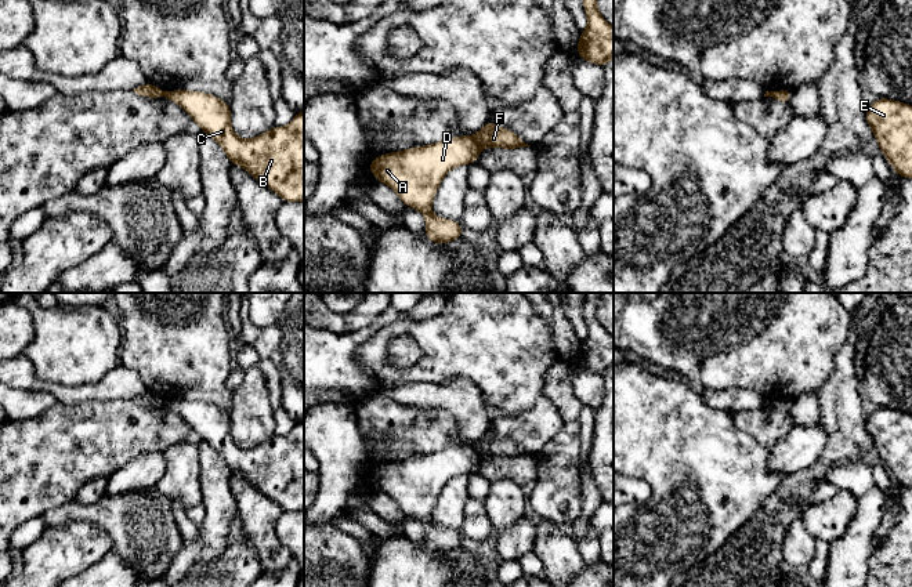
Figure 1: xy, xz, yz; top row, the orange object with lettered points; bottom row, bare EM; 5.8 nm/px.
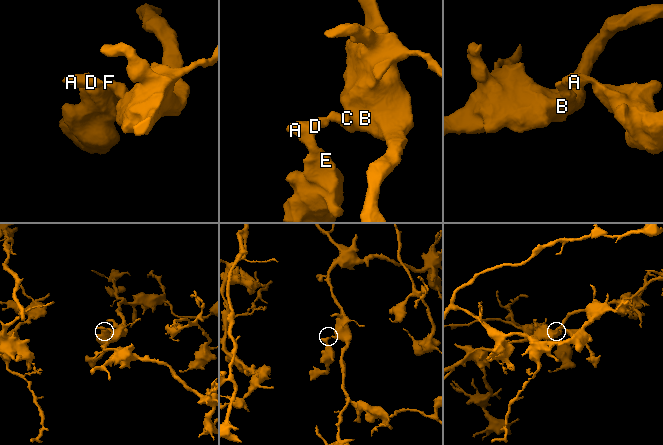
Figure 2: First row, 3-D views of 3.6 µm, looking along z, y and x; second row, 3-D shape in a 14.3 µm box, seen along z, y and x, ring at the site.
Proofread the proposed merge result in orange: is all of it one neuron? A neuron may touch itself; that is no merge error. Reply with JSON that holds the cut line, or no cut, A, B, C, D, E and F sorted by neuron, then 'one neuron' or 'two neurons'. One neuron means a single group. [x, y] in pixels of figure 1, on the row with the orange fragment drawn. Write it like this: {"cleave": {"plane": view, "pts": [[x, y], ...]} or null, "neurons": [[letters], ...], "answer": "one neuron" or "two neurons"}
{"cleave": {"plane": "xz", "pts": [[473, 137], [480, 145]]}, "neurons": [["A", "D", "E"], ["B", "C", "F"]], "answer": "two neurons"}

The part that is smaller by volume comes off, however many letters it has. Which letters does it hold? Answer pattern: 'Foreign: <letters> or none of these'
Foreign: A, D, E

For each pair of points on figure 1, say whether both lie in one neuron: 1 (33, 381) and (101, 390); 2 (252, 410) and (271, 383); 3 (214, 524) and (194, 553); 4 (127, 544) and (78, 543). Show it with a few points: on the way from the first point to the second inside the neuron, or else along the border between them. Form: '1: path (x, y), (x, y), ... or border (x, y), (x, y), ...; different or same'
1: path (50, 387), (61, 392), (84, 392); same
2: border (256, 365), (263, 376), (268, 402), (274, 409); different
3: path (214, 531), (201, 546); same
4: border (90, 522), (107, 532), (112, 550); different

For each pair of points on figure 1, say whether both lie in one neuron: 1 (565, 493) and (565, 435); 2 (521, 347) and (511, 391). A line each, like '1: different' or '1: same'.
1: same
2: same

